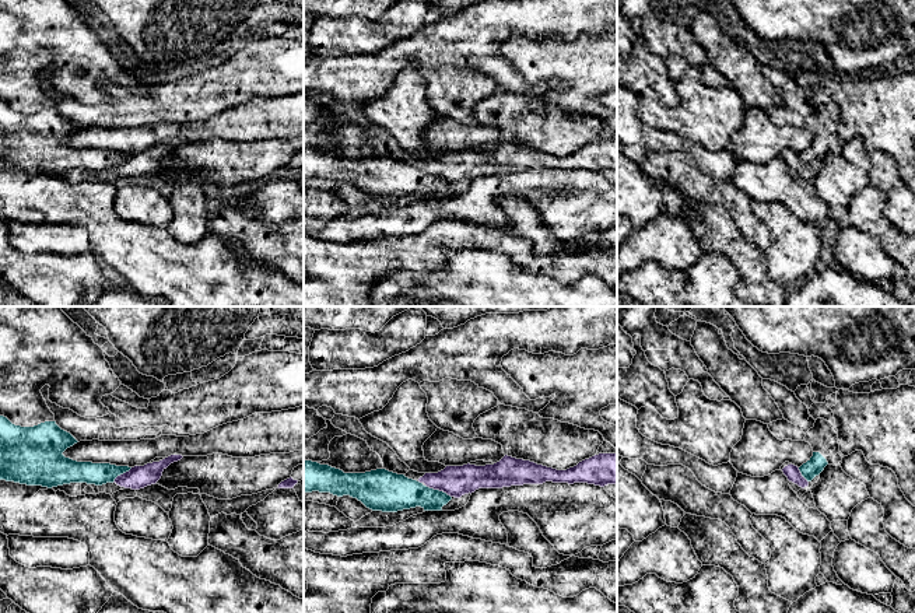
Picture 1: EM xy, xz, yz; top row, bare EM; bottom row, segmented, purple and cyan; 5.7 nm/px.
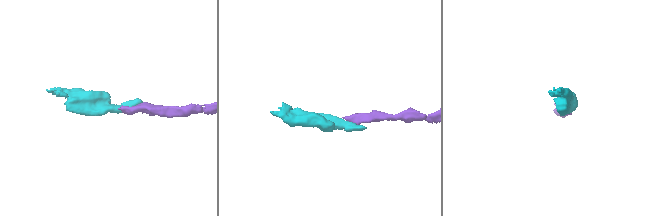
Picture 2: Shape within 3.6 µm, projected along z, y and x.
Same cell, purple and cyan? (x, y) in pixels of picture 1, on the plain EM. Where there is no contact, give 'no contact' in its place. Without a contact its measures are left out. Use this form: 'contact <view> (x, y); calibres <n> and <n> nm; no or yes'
contact xz (438, 175); calibres 180 and 220 nm; no

